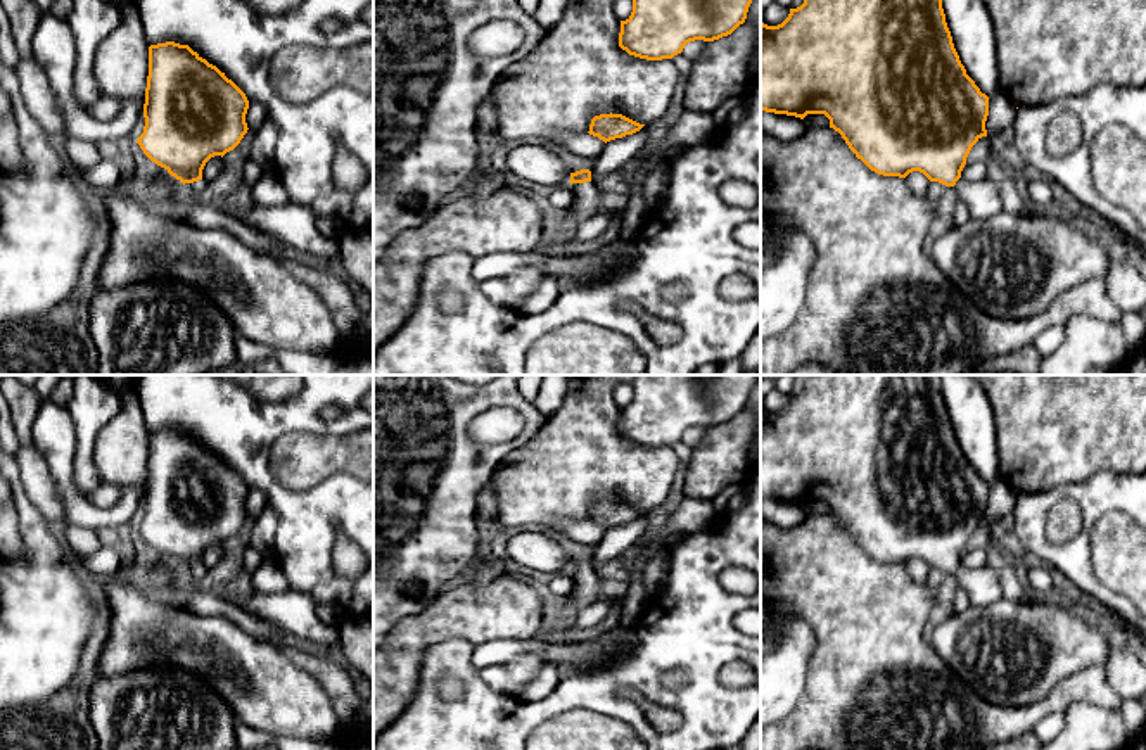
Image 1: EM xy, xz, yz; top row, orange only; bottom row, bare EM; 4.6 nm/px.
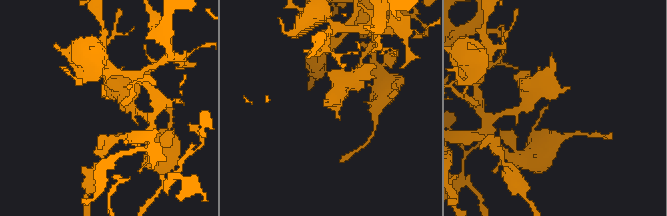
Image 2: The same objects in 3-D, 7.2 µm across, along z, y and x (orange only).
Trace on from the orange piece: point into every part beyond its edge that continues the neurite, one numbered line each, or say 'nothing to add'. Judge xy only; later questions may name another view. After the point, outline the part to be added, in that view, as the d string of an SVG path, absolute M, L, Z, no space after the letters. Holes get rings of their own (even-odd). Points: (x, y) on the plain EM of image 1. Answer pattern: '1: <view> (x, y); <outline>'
1: xy (199, 574); M202 565L194 570L185 570L183 574L188 575L190 579L194 579L195 582L202 582L207 577L207 569Z

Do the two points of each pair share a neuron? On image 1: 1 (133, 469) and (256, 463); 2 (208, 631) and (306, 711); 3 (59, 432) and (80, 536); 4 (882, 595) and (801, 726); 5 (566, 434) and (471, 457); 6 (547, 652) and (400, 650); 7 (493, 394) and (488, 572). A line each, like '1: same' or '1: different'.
1: different
2: same
3: different
4: same
5: different
6: different
7: different

